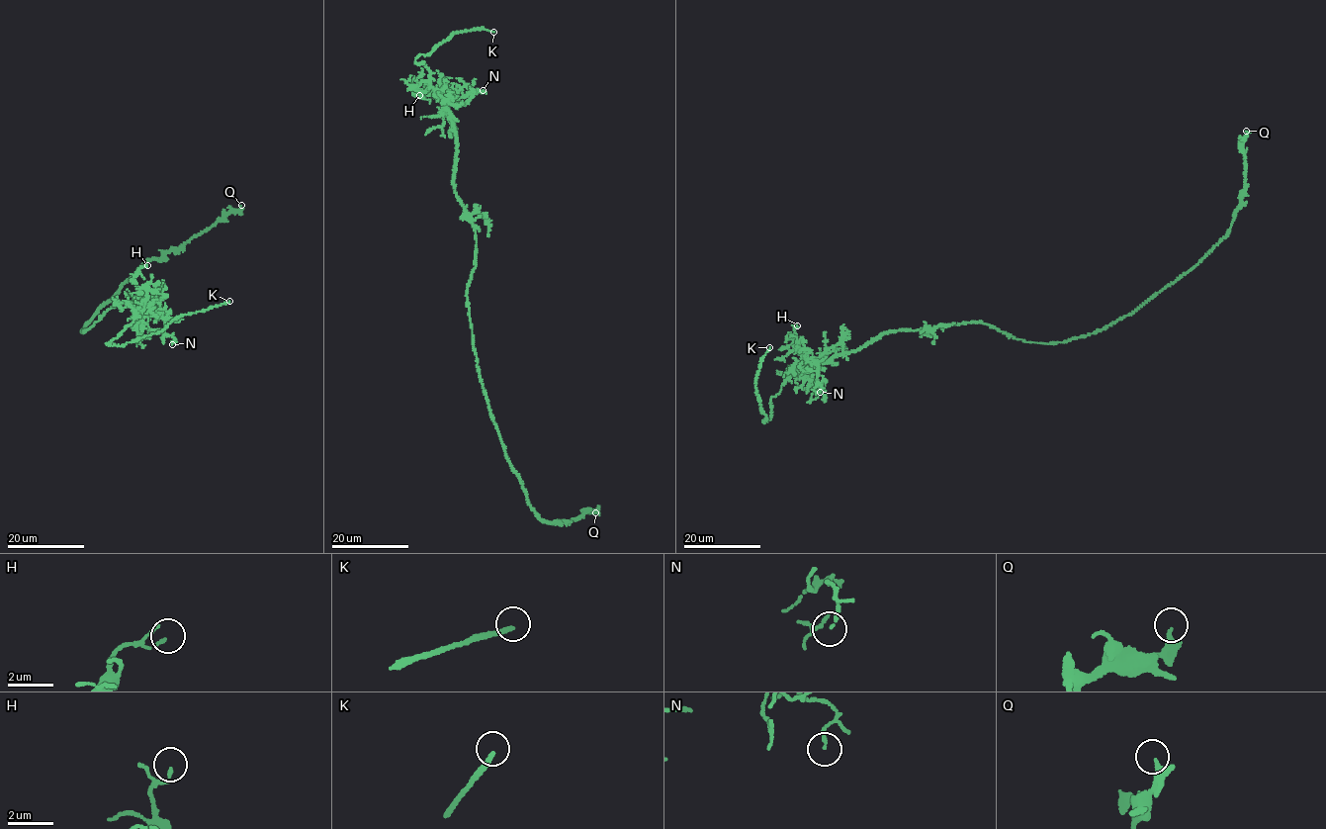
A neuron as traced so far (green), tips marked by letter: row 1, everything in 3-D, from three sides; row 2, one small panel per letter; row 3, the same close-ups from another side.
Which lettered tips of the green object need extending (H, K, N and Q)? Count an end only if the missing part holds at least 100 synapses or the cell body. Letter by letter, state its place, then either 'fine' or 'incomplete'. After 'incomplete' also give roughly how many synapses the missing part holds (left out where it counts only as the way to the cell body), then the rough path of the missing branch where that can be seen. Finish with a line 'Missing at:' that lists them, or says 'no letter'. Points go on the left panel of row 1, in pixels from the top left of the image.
H: place (147, 265); fine
K: place (229, 301); incomplete; course (229, 301), (251, 294), (259, 288), (275, 289), (278, 284), (281, 286)
N: place (172, 344); fine
Q: place (241, 205); fine
Missing at: K

